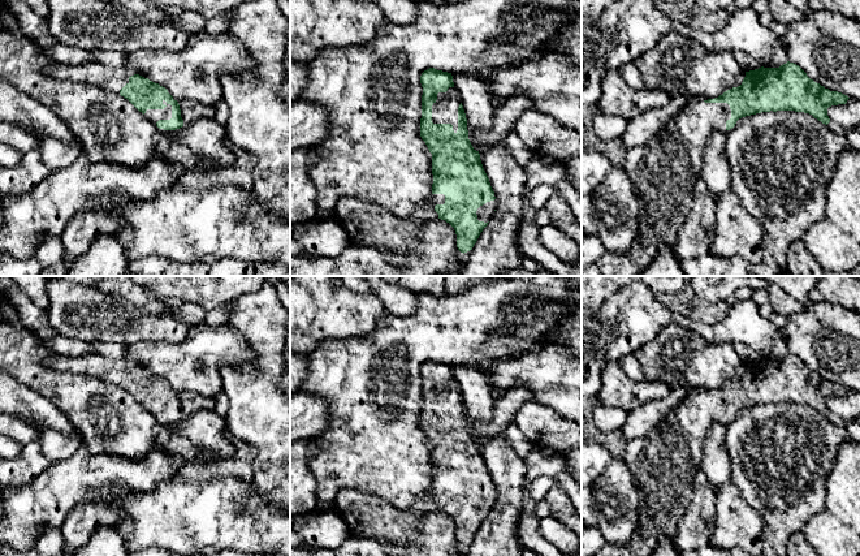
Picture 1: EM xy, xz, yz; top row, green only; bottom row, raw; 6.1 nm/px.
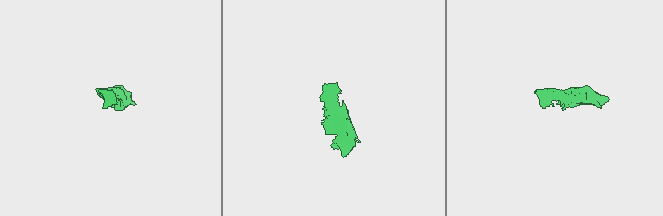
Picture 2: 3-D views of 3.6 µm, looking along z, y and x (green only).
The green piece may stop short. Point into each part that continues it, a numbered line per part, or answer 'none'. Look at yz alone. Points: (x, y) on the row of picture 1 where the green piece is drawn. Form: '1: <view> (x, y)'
1: yz (662, 172)

